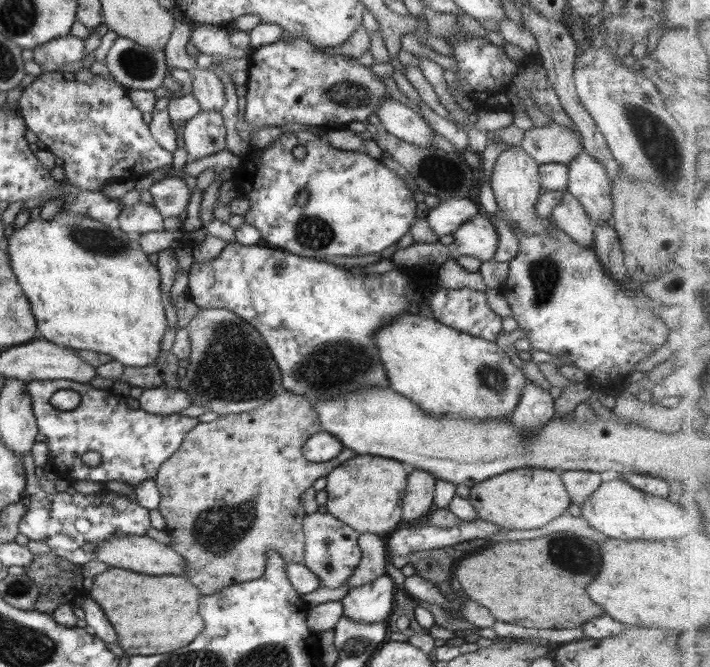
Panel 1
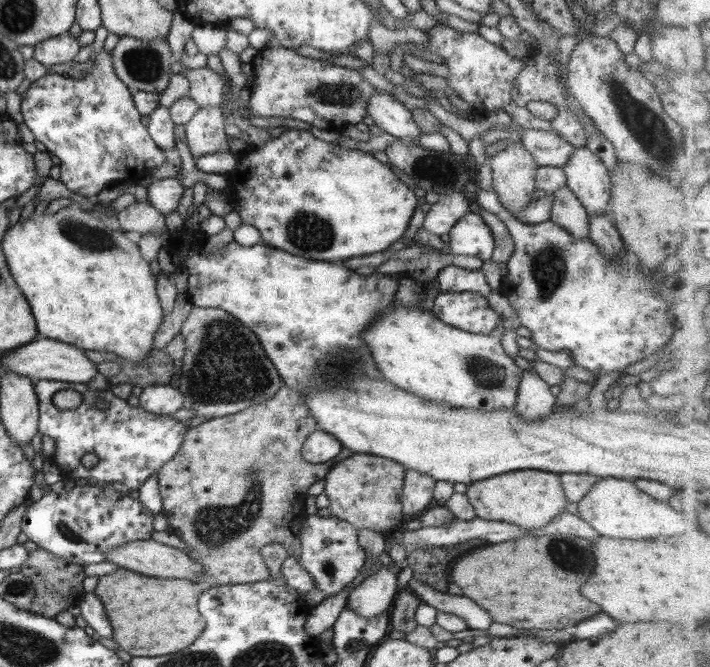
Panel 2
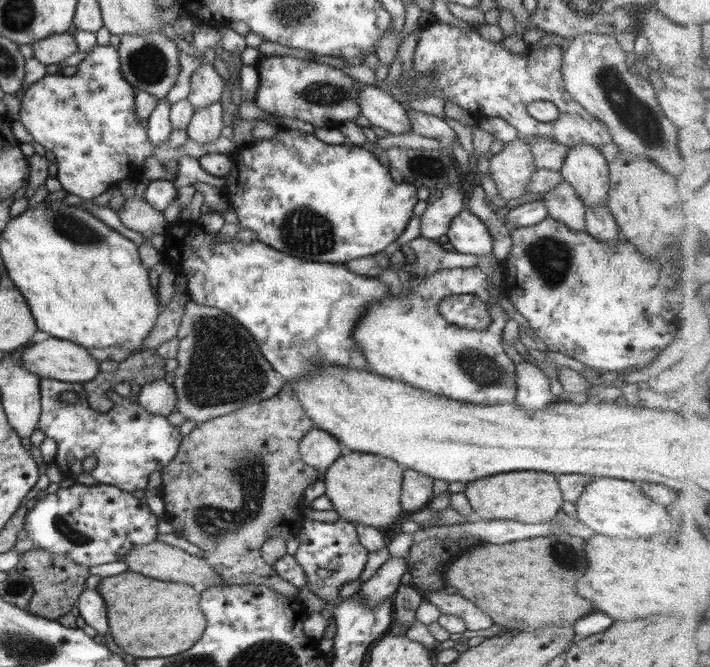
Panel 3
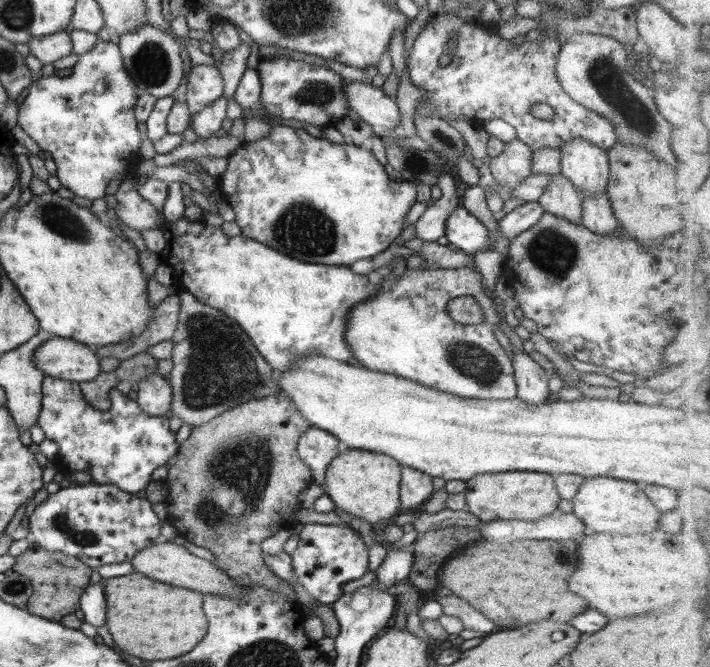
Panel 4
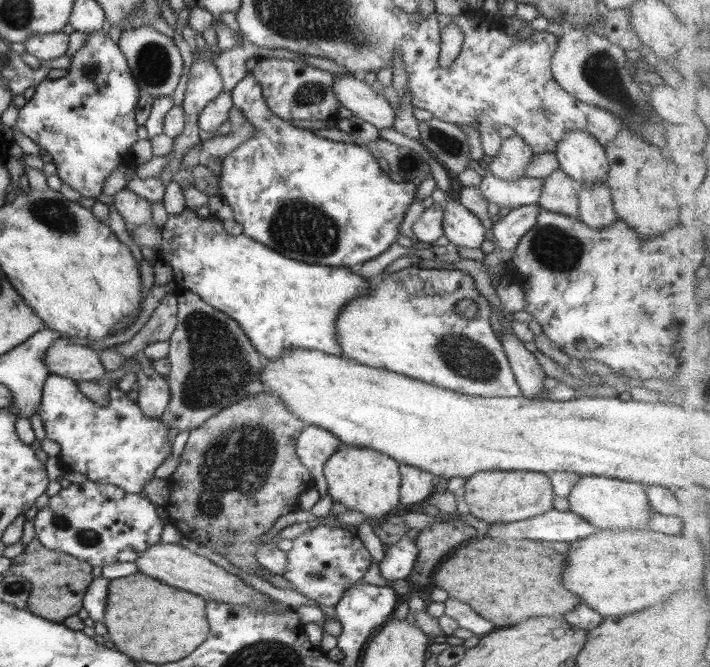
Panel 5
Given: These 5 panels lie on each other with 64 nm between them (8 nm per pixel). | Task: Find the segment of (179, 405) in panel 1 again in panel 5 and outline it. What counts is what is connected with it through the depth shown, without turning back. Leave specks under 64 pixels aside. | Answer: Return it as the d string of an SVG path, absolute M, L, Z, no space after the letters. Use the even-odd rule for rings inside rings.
M138 352L134 358L139 360L141 367L137 372L140 396L136 405L147 418L160 419L171 398L166 377L154 371L152 361L143 352Z

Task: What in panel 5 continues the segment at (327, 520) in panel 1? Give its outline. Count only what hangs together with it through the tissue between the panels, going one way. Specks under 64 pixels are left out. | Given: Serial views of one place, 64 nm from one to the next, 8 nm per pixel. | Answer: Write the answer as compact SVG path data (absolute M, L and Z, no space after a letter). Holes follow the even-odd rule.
M312 526L300 536L293 538L294 545L290 551L286 551L288 565L284 569L284 578L294 586L294 590L310 598L310 605L301 605L295 608L302 626L306 624L318 624L324 626L326 614L320 606L336 606L344 592L352 585L360 583L368 568L372 566L372 556L368 553L362 539L347 529L335 526Z

